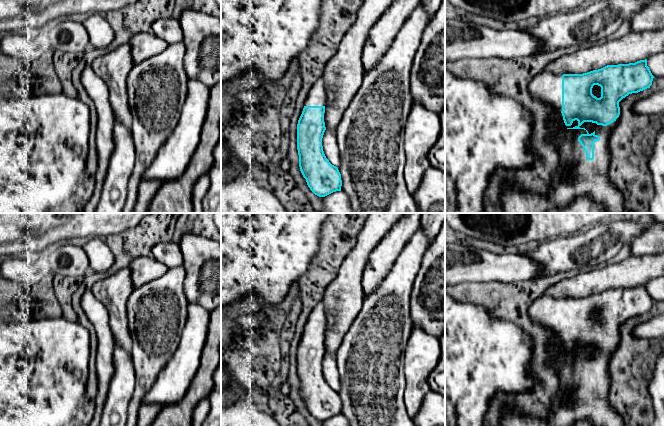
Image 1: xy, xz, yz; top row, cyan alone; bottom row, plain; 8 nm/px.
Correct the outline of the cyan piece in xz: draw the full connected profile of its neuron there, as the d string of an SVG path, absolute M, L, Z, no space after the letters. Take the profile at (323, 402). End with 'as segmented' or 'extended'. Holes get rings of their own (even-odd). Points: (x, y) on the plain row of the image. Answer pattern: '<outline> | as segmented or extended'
M321 300L311 311L297 348L300 395L310 414L319 421L341 415L342 410L338 391L329 386L323 375L325 329L326 312Z | extended

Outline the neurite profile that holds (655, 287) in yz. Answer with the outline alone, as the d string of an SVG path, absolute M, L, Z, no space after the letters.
M664 275L649 280L647 282L647 290L654 302L664 302Z

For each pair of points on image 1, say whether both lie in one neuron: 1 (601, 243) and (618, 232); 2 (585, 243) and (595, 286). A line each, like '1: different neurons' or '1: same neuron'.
1: same neuron
2: different neurons

